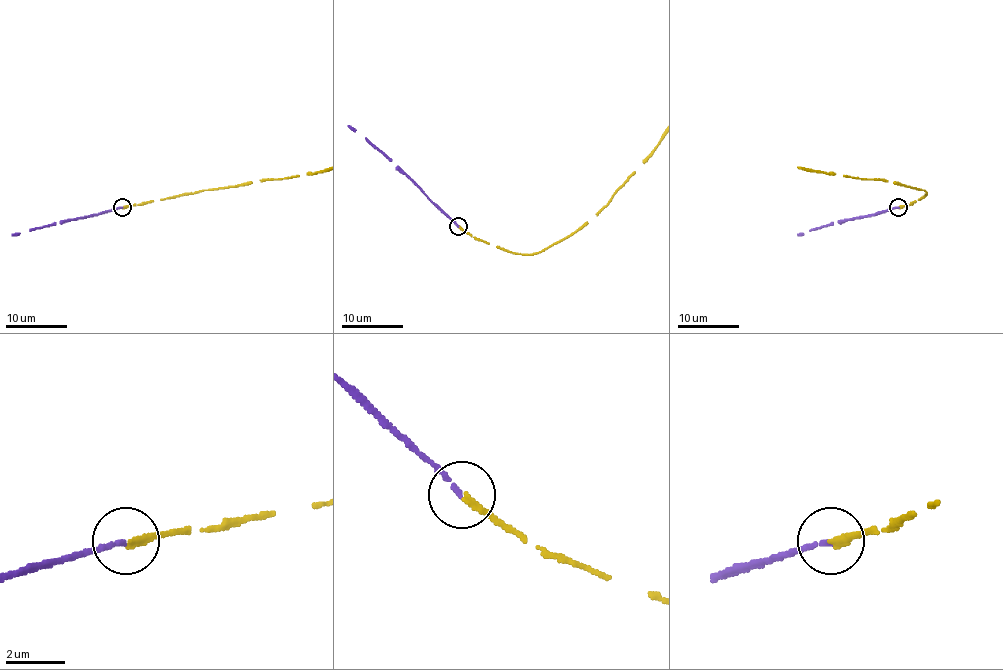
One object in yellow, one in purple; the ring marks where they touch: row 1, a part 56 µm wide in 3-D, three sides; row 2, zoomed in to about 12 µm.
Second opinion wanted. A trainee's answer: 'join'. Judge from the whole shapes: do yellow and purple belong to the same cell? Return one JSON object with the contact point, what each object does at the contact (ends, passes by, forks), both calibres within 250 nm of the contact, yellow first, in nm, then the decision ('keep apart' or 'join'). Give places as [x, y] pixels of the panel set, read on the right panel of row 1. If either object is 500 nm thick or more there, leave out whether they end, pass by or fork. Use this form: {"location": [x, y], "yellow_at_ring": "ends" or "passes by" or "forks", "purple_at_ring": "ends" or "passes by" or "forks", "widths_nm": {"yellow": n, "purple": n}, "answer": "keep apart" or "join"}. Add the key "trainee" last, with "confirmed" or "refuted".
{"location": [898, 207], "yellow_at_ring": "ends", "purple_at_ring": "ends", "widths_nm": {"yellow": 190, "purple": 140}, "answer": "keep apart", "trainee": "refuted"}

